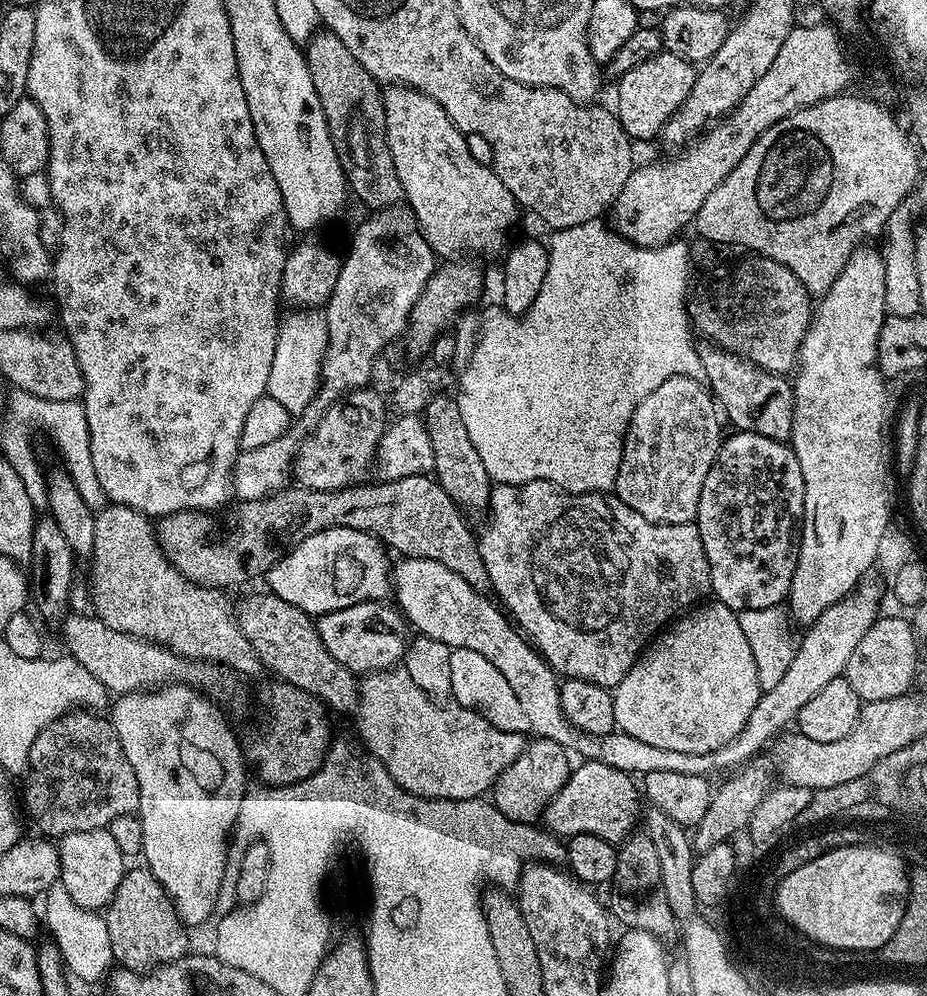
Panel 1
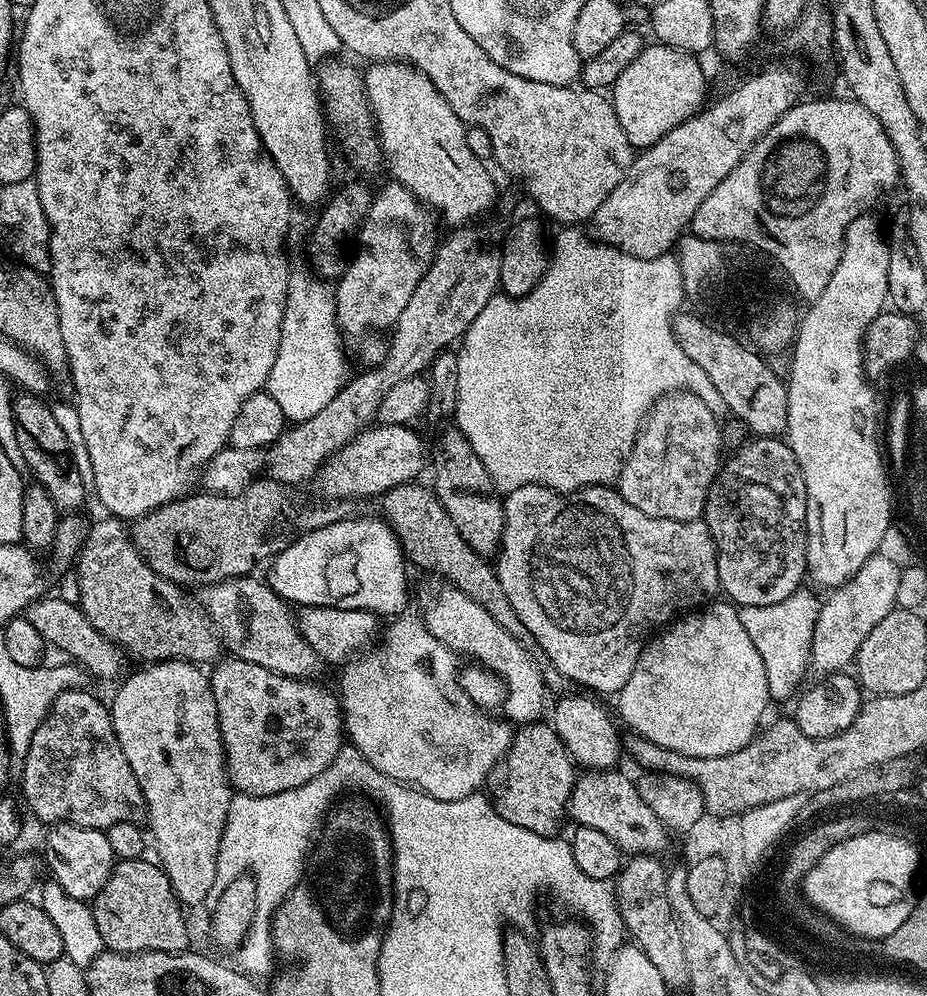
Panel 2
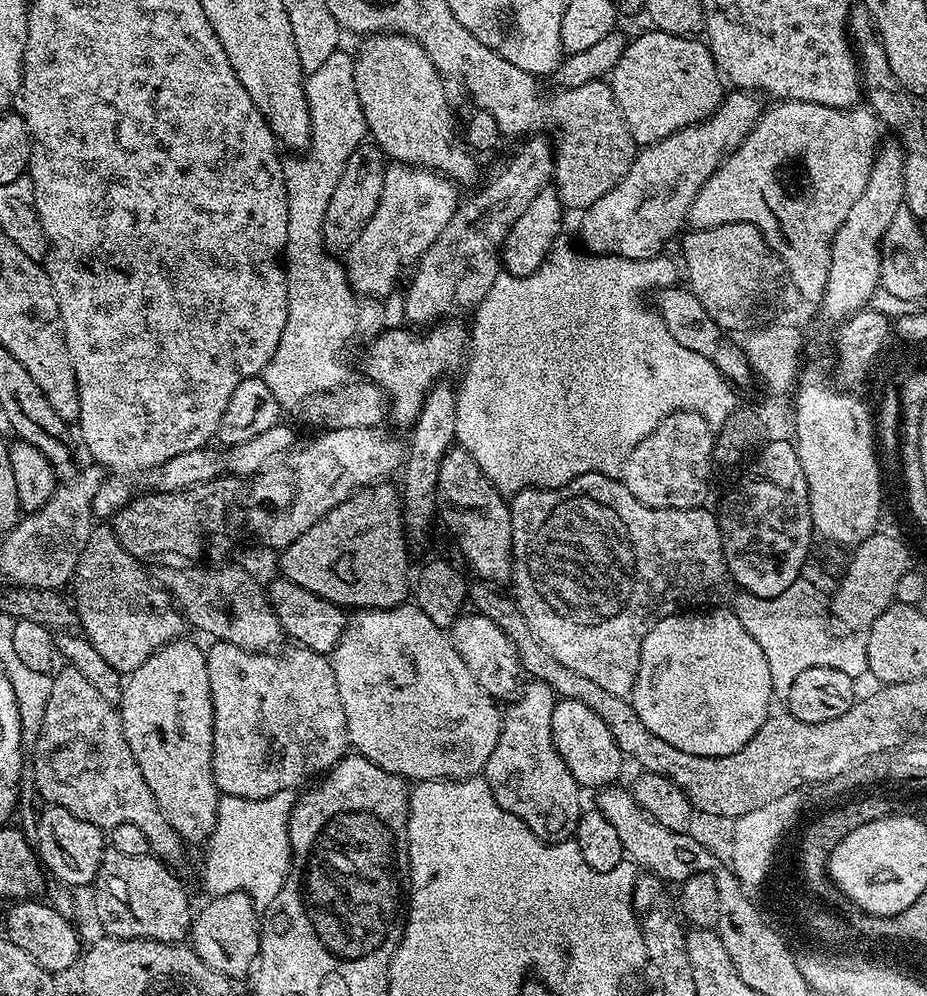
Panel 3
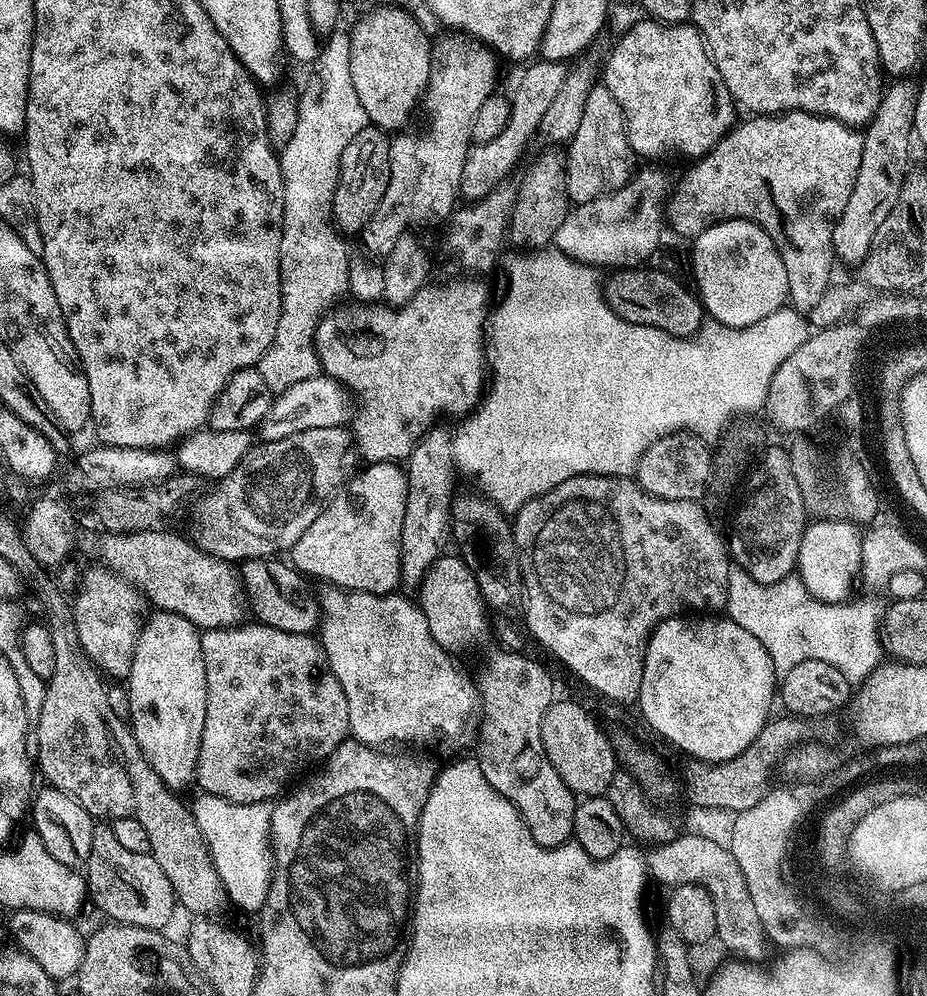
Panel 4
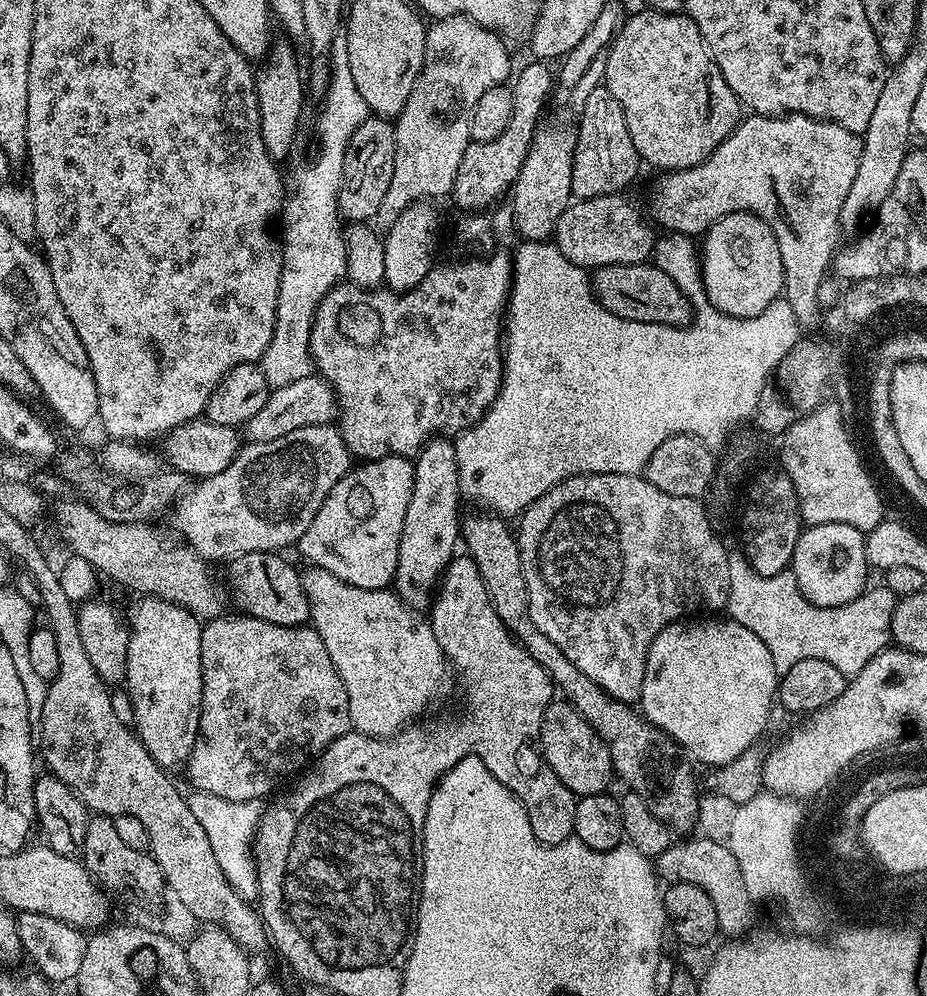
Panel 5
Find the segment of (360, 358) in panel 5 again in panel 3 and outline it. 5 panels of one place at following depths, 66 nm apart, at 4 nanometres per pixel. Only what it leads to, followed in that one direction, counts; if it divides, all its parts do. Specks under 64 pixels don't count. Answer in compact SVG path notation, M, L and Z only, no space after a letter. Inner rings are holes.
M448 318L433 323L427 330L413 330L408 326L385 328L380 332L381 336L365 350L364 372L368 375L365 377L383 388L390 397L390 420L398 427L411 429L433 384L443 381L451 368L461 367L462 353L469 343L470 332L458 321Z

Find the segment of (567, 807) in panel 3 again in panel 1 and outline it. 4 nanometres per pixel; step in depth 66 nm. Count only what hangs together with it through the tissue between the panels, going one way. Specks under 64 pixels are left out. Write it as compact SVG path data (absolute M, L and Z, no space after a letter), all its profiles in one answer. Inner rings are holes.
M543 738L529 739L524 745L522 754L518 754L518 758L514 758L514 762L510 762L506 770L502 770L502 774L492 785L491 803L495 804L497 810L506 818L517 820L519 824L539 821L554 794L562 790L562 786L569 778L568 759L569 753L558 742Z

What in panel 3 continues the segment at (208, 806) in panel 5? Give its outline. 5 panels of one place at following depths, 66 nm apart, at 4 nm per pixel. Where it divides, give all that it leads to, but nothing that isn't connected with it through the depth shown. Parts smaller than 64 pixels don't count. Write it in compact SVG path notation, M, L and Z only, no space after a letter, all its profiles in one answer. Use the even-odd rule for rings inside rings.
M291 791L261 800L221 795L216 825L206 841L208 853L204 856L204 888L208 894L246 892L257 906L267 906L276 897L292 864L288 819L293 803Z

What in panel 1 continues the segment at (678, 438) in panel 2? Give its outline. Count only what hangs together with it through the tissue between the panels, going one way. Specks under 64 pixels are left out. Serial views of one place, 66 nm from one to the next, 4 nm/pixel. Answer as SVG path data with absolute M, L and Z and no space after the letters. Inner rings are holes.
M671 376L634 410L624 435L622 462L614 494L630 510L655 524L690 524L696 519L702 482L722 443L722 416L709 389L689 376Z

